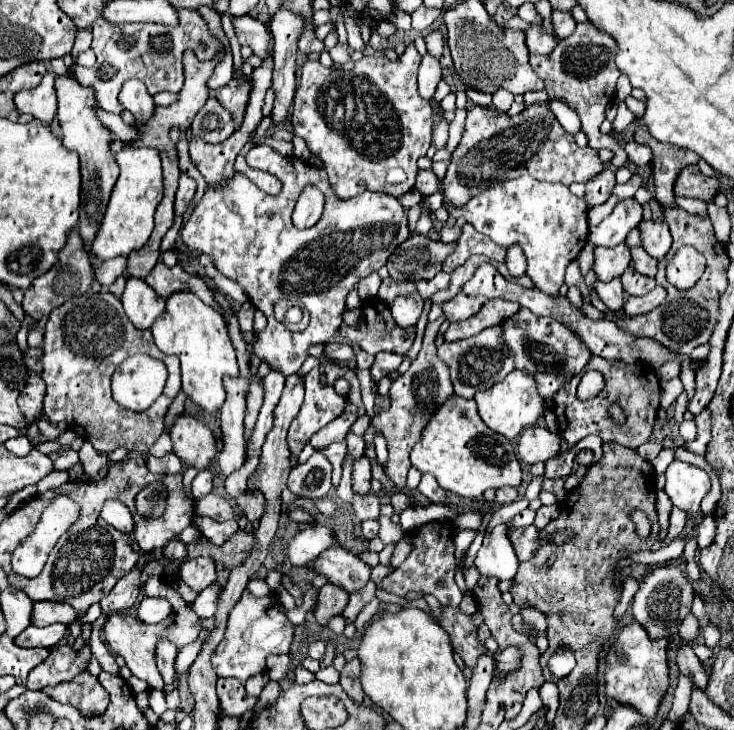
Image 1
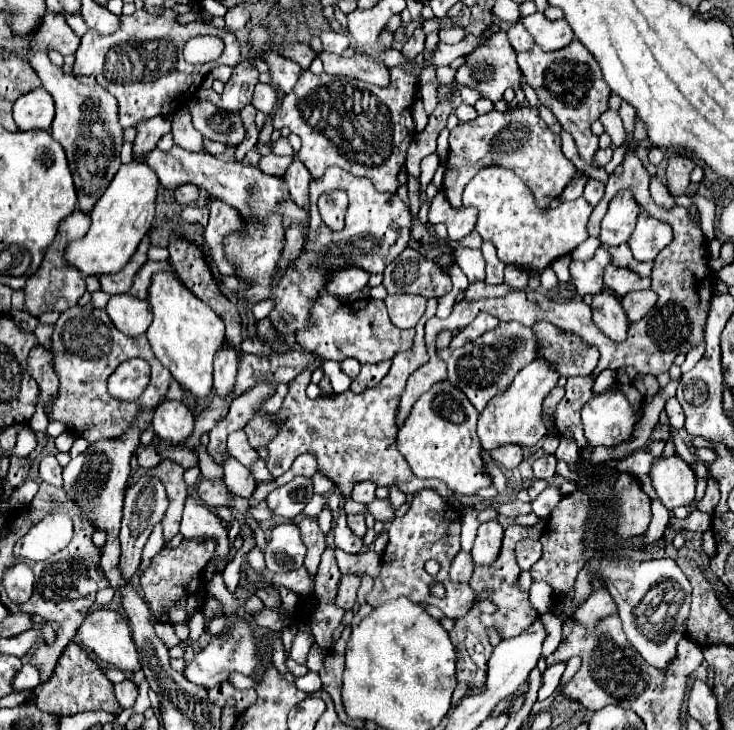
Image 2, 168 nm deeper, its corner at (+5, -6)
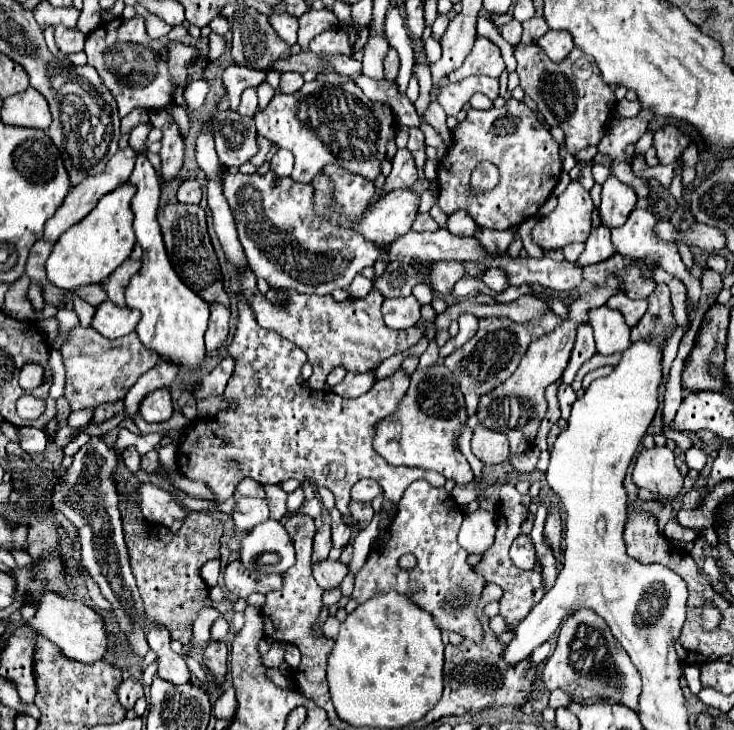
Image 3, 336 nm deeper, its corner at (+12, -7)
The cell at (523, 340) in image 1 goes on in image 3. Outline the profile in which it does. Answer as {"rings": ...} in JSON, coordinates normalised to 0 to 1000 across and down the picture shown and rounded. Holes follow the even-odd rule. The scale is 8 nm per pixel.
{"rings":[[[790,444],[785,449],[785,468],[777,485],[777,496],[766,512],[766,523],[768,526],[779,526],[785,510],[790,507],[790,501],[807,488],[812,485],[812,474],[809,474],[809,463],[807,463],[807,447],[804,444]]]}

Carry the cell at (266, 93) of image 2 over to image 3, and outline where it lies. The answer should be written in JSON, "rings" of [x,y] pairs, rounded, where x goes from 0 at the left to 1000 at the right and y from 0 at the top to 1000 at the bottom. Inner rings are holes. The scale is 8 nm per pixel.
{"rings":[[[335,121],[330,126],[330,140],[327,140],[324,153],[330,159],[346,159],[349,151],[351,151],[351,129],[349,129],[349,121]]]}

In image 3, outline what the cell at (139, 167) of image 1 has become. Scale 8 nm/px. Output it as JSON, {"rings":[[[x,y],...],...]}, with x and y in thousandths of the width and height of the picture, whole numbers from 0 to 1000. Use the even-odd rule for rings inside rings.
{"rings":[[[177,249],[163,252],[142,271],[134,274],[128,288],[90,315],[82,329],[74,334],[71,348],[63,356],[63,375],[71,389],[87,397],[104,397],[117,389],[134,389],[147,381],[180,345],[185,326],[183,326],[183,290],[180,290],[180,268],[185,266],[185,255]]]}

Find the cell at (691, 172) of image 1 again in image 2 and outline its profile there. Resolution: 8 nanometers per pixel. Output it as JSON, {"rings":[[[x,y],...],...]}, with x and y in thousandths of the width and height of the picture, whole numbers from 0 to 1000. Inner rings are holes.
{"rings":[[[917,210],[909,223],[909,259],[917,267],[933,267],[933,259],[939,256],[939,237],[947,229],[947,221],[931,212]]]}

